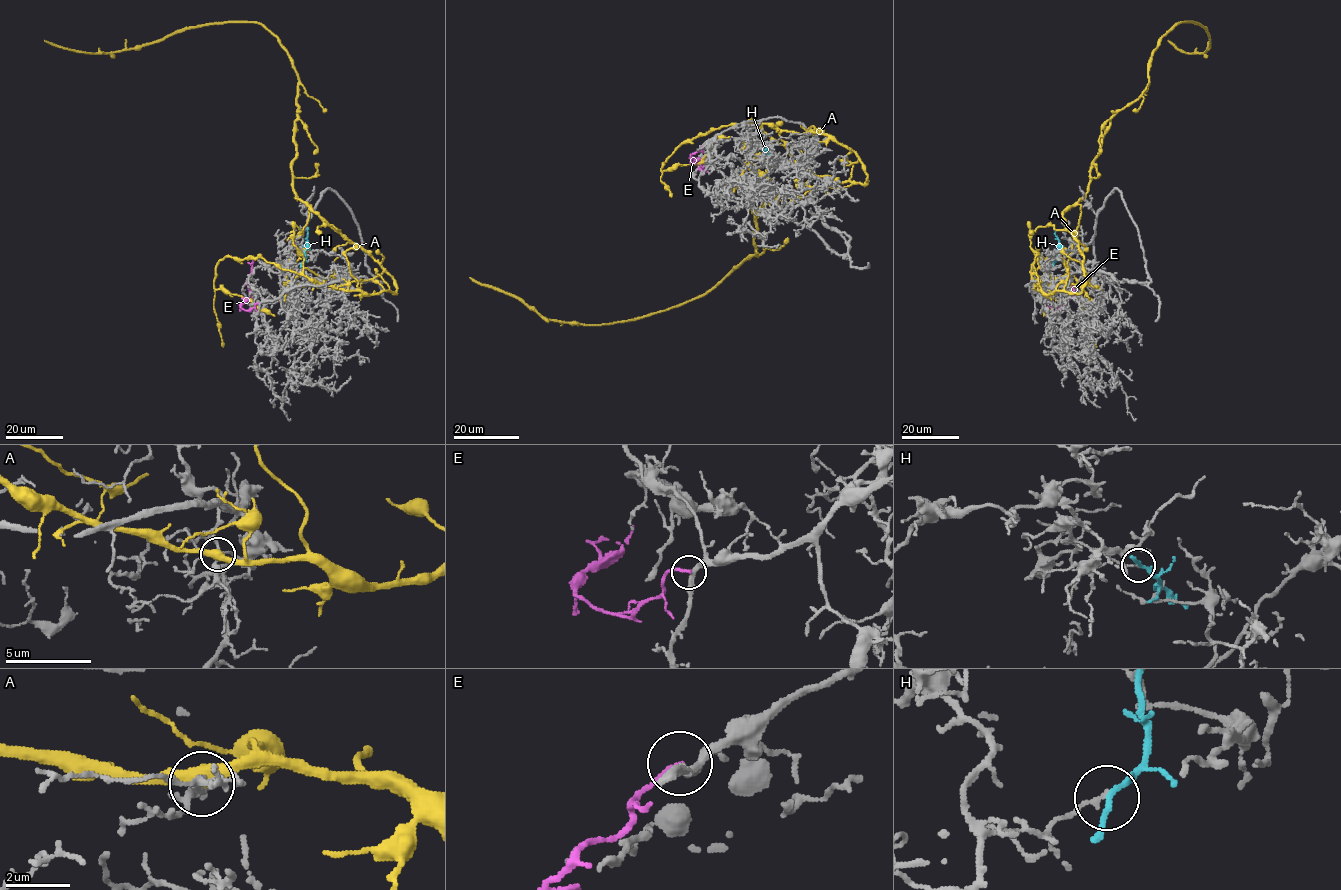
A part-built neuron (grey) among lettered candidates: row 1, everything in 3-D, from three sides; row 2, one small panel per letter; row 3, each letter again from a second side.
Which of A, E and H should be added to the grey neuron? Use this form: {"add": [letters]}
{"add": []}

